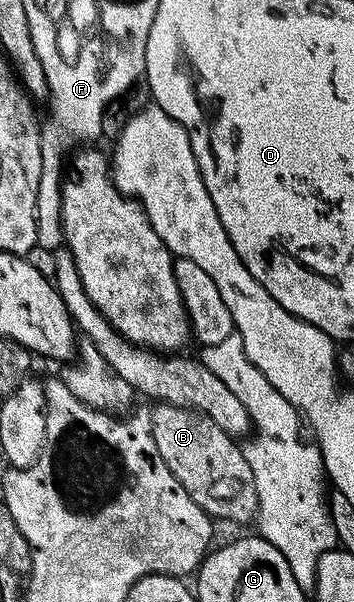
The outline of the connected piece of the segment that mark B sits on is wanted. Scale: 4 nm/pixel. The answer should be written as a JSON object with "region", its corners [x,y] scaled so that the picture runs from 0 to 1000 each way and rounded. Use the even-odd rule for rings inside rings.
{"region":[[[444,668],[429,673],[427,721],[438,728],[438,748],[449,748],[449,761],[494,787],[506,807],[528,814],[528,821],[565,841],[590,859],[616,865],[650,864],[658,870],[692,870],[718,862],[726,854],[726,822],[720,821],[720,794],[709,774],[698,774],[698,761],[684,739],[661,726],[644,724],[590,691],[545,678],[497,678],[489,671]]]}

